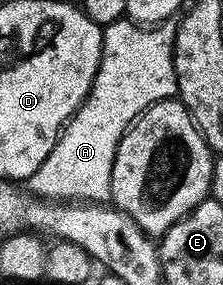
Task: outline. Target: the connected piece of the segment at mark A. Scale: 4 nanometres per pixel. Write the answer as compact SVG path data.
M130 18L115 20L103 28L101 62L93 78L93 86L83 104L67 121L53 146L49 158L37 166L29 181L34 195L56 202L107 202L111 200L110 175L113 173L114 156L128 128L135 123L147 108L162 100L172 99L178 93L175 77L175 29L171 22L151 27L135 23Z

